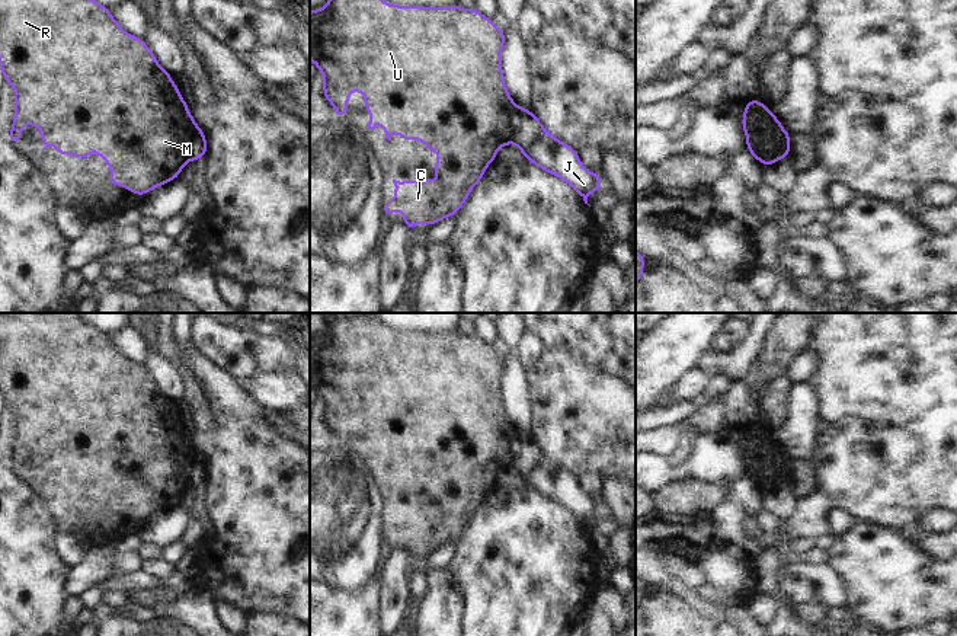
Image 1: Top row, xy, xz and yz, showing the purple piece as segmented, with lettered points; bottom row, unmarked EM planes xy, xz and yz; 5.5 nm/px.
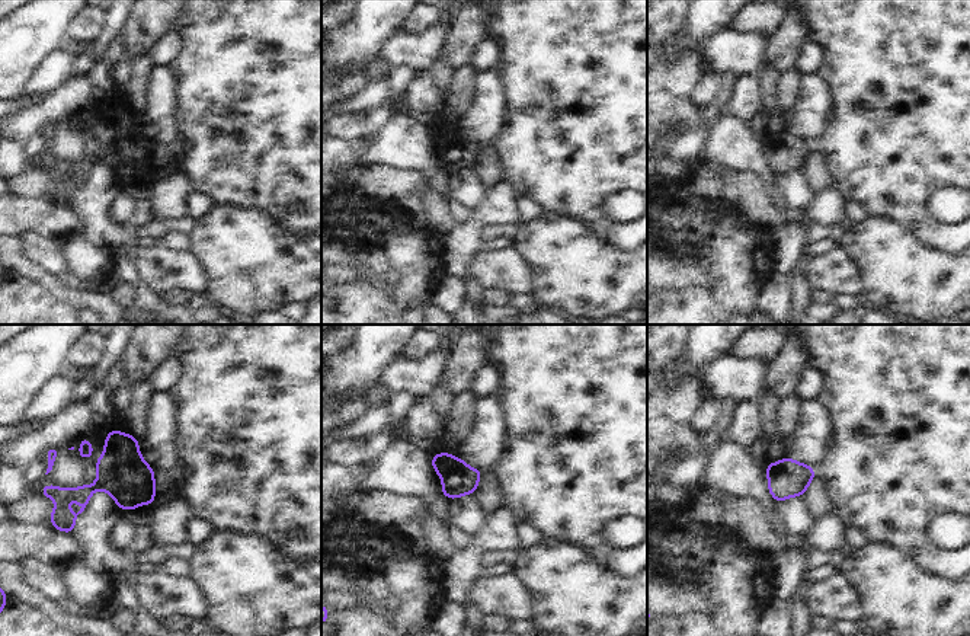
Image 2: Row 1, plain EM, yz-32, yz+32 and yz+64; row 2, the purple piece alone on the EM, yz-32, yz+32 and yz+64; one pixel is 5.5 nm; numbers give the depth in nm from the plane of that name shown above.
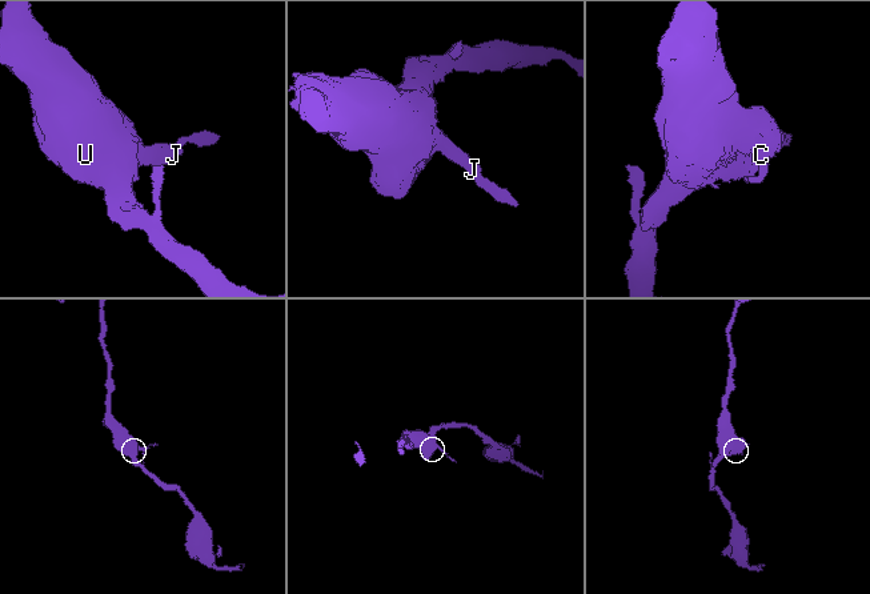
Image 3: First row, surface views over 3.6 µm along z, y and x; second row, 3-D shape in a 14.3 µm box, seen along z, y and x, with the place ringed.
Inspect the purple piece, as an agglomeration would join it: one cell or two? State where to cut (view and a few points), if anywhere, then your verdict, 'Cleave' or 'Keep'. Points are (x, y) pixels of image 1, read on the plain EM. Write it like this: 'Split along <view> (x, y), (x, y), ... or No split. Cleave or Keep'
Split along yz (759, 464), (771, 462), (787, 473). Cleave

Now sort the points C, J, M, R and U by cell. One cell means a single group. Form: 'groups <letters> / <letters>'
groups C M R U / J

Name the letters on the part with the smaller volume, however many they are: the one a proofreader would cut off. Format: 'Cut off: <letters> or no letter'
Cut off: J

